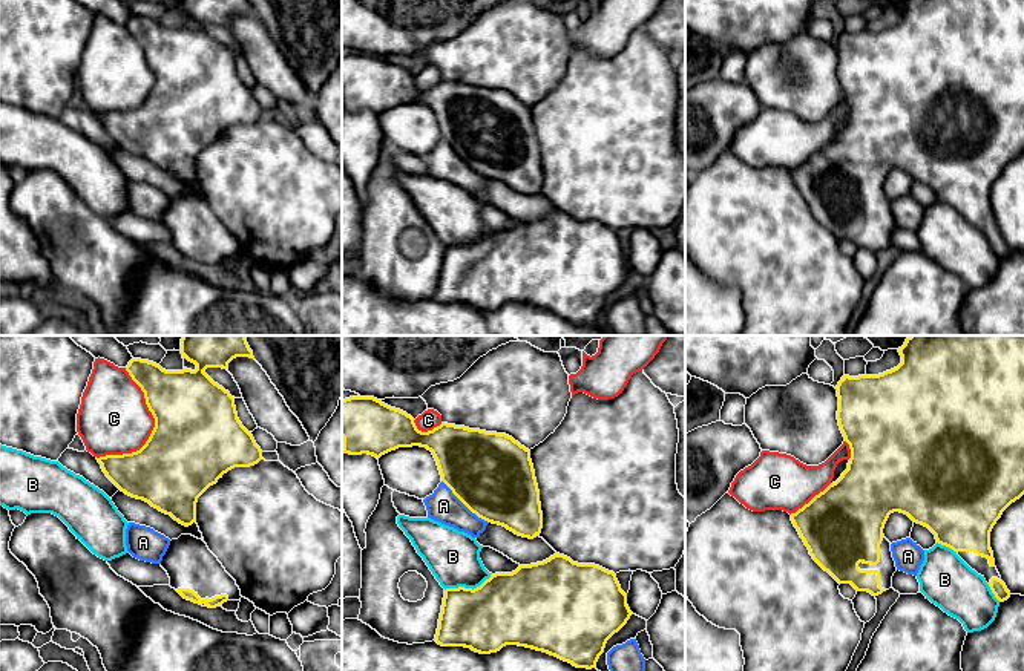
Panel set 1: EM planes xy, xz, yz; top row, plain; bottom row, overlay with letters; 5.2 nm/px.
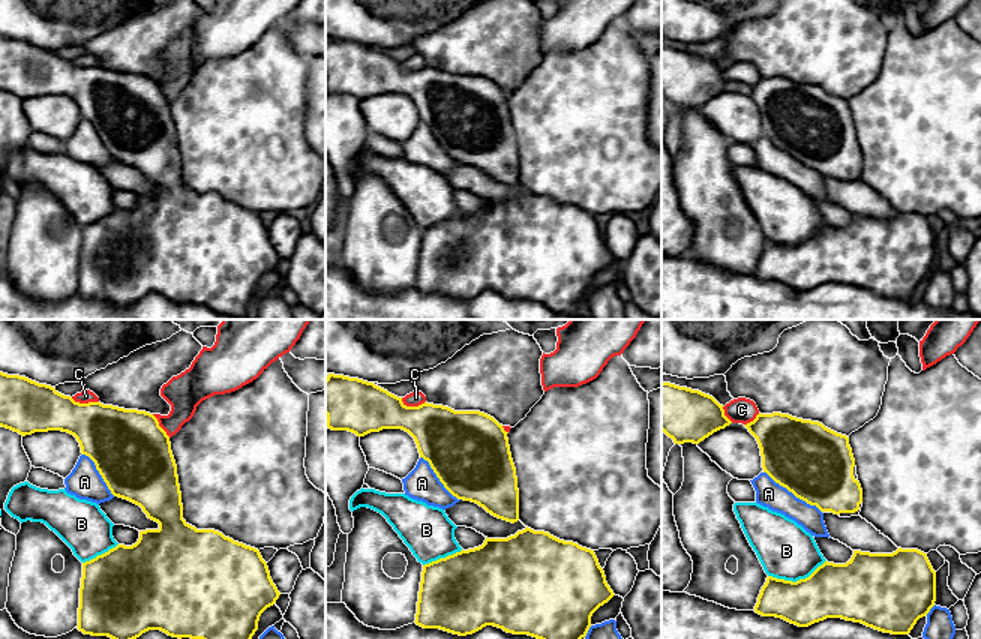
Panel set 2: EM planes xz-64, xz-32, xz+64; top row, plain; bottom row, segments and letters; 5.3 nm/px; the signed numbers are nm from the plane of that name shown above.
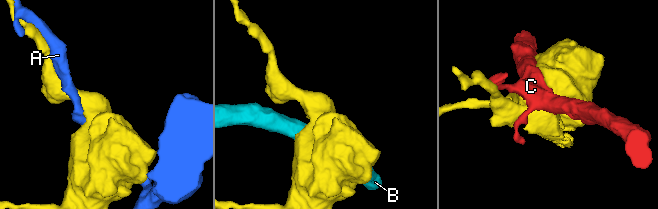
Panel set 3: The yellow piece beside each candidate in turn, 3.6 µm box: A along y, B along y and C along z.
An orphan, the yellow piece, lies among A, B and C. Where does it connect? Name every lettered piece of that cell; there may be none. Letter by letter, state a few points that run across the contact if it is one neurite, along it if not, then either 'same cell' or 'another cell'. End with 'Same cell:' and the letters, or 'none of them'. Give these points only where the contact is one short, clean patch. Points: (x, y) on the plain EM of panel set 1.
A: another cell
B: another cell
C: another cell
Same cell: none of them

